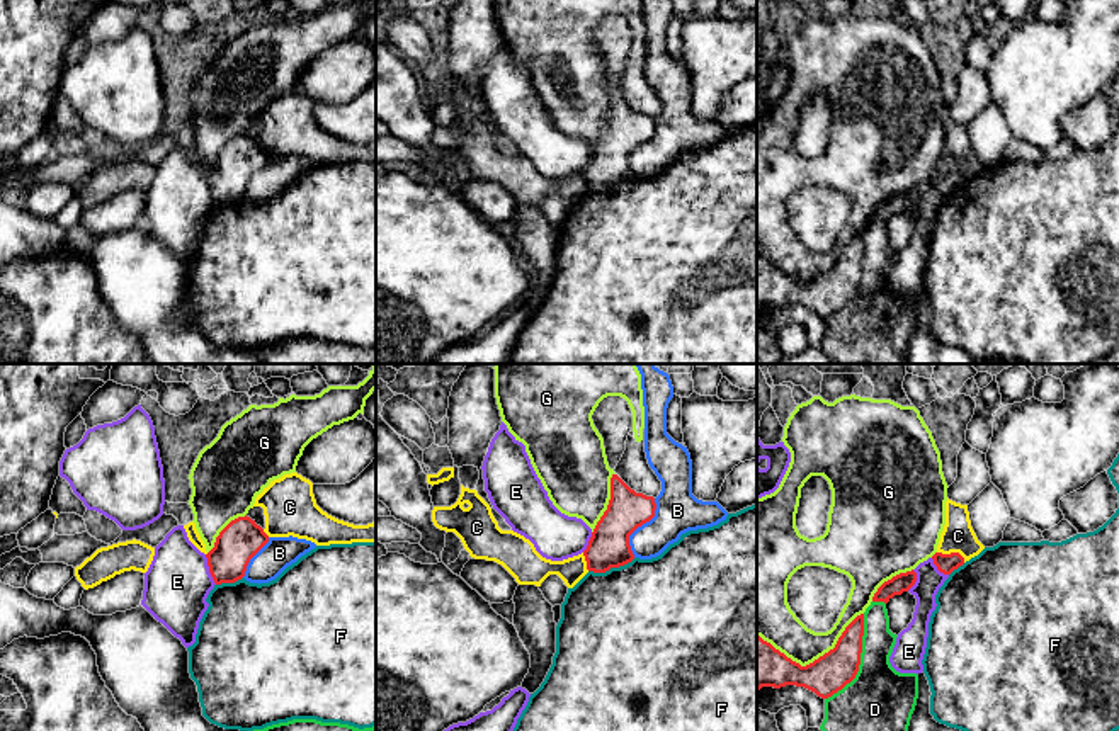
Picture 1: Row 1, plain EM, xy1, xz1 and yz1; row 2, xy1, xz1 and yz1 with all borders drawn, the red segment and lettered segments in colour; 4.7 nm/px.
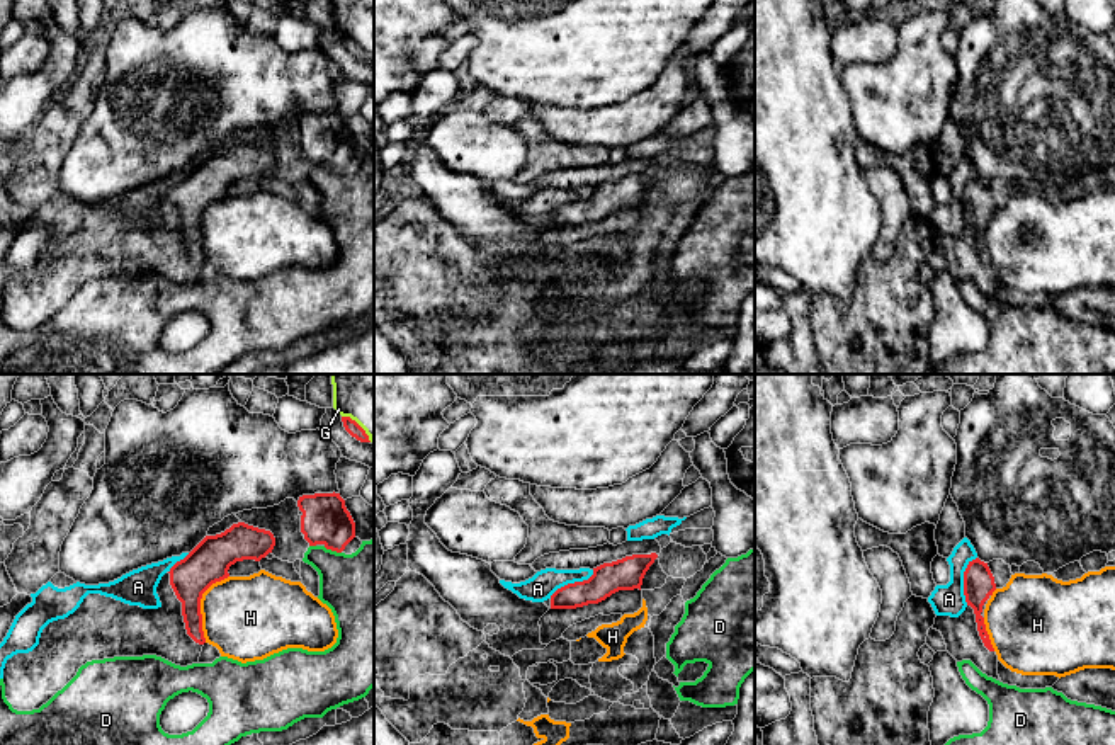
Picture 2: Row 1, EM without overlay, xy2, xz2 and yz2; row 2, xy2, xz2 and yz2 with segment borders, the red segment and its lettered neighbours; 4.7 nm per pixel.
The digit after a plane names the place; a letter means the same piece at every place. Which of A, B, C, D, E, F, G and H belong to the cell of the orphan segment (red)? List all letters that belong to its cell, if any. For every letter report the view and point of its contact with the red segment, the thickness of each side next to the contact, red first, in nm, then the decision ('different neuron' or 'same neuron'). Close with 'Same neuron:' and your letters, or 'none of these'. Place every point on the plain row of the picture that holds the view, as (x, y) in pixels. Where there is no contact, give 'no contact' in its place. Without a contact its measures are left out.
A: contact yz2 (964, 199); calibres 140 and 150 nm; different neuron
B: contact xz1 (640, 145); calibres 190 and 200 nm; different neuron
C: contact yz1 (953, 172); calibres 100 and 160 nm; different neuron
D: contact yz1 (859, 279); calibres 180 and 360 nm; different neuron
E: contact xy1 (210, 189); calibres 190 and 300 nm; different neuron
F: contact xz1 (611, 186); calibres 190 and 480 nm; different neuron
G: contact yz1 (815, 279); calibres 200 and 190 nm; different neuron
H: contact xy2 (199, 225); calibres 190 and 400 nm; different neuron
Same neuron: none of these

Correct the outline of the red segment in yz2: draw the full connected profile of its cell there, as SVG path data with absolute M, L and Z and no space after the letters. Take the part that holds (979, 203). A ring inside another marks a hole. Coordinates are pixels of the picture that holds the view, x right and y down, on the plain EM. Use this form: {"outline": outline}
{"outline": "M979 177L969 180L964 191L965 230L959 236L937 235L933 248L942 252L947 270L957 281L971 279L982 293L1001 301L998 274L984 243L984 228L994 209L988 182Z"}

